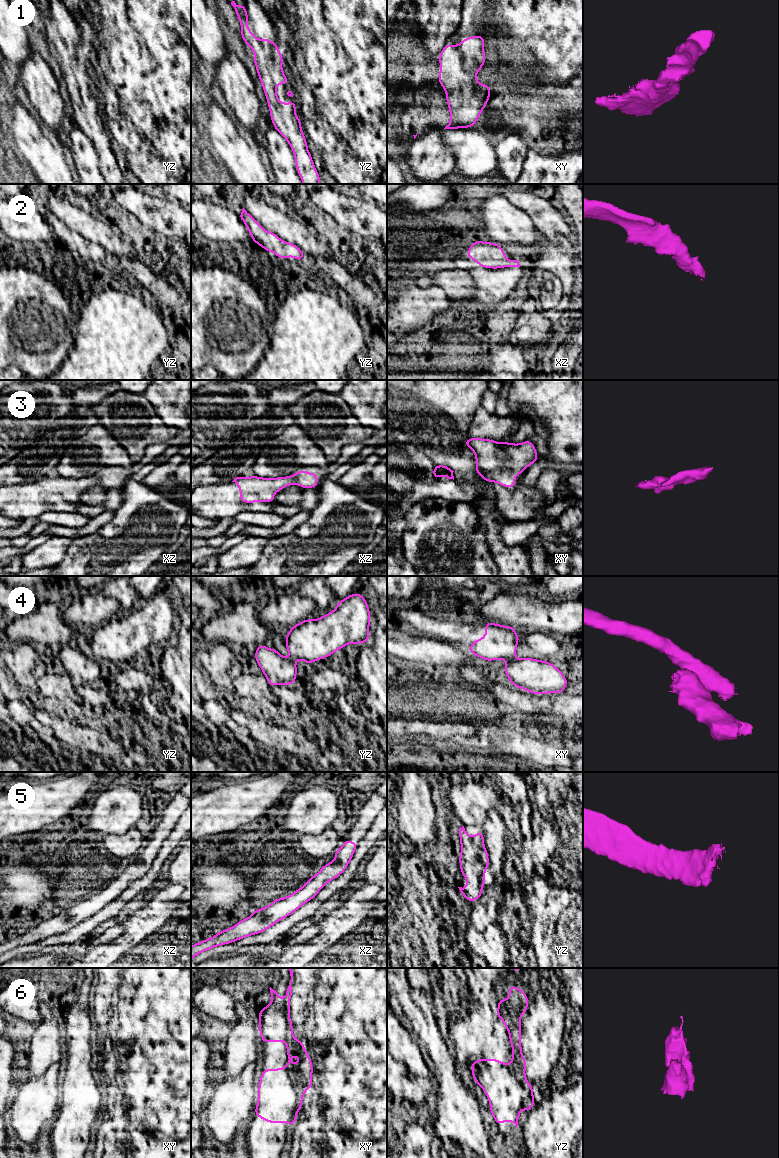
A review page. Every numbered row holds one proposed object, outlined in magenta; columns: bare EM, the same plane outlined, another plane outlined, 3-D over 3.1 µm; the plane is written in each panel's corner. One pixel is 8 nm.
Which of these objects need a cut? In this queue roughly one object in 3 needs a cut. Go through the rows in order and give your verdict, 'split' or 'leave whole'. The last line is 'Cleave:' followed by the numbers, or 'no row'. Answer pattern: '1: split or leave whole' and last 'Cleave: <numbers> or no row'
1: leave whole
2: leave whole
3: leave whole
4: split
5: leave whole
6: leave whole
Cleave: 4

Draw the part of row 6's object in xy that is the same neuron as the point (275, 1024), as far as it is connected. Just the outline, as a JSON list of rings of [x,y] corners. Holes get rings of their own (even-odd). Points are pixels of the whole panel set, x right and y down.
[[[292,968],[287,969],[290,971],[291,981],[286,991],[286,997],[280,999],[278,993],[270,987],[272,1001],[269,1005],[258,1011],[260,1019],[259,1032],[262,1042],[265,1045],[268,1040],[274,1044],[277,1041],[284,1041],[287,1046],[287,1065],[285,1069],[283,1067],[278,1069],[267,1068],[262,1071],[258,1085],[258,1102],[253,1115],[259,1116],[268,1123],[282,1122],[288,1123],[293,1127],[298,1118],[296,1112],[302,1109],[302,1100],[305,1091],[314,1087],[311,1081],[313,1064],[310,1056],[307,1054],[307,1049],[303,1046],[303,1041],[296,1040],[293,1036],[293,1025],[290,1019],[293,971]],[[293,1055],[298,1055],[300,1057],[300,1061],[295,1066],[291,1063]]]

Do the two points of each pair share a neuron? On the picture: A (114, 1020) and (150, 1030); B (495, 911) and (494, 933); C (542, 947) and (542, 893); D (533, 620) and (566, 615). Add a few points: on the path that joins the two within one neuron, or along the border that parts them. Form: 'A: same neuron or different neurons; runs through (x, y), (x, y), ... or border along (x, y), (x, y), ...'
A: same neuron; runs through (123, 1020), (126, 1020), (136, 1030), (141, 1030)
B: different neurons; border along (497, 922), (489, 924), (481, 931), (475, 929)
C: same neuron; runs through (540, 934), (539, 906)
D: same neuron; runs through (541, 614), (558, 615)

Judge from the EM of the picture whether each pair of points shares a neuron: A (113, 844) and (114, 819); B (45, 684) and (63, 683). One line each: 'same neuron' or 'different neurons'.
A: different neurons
B: same neuron

